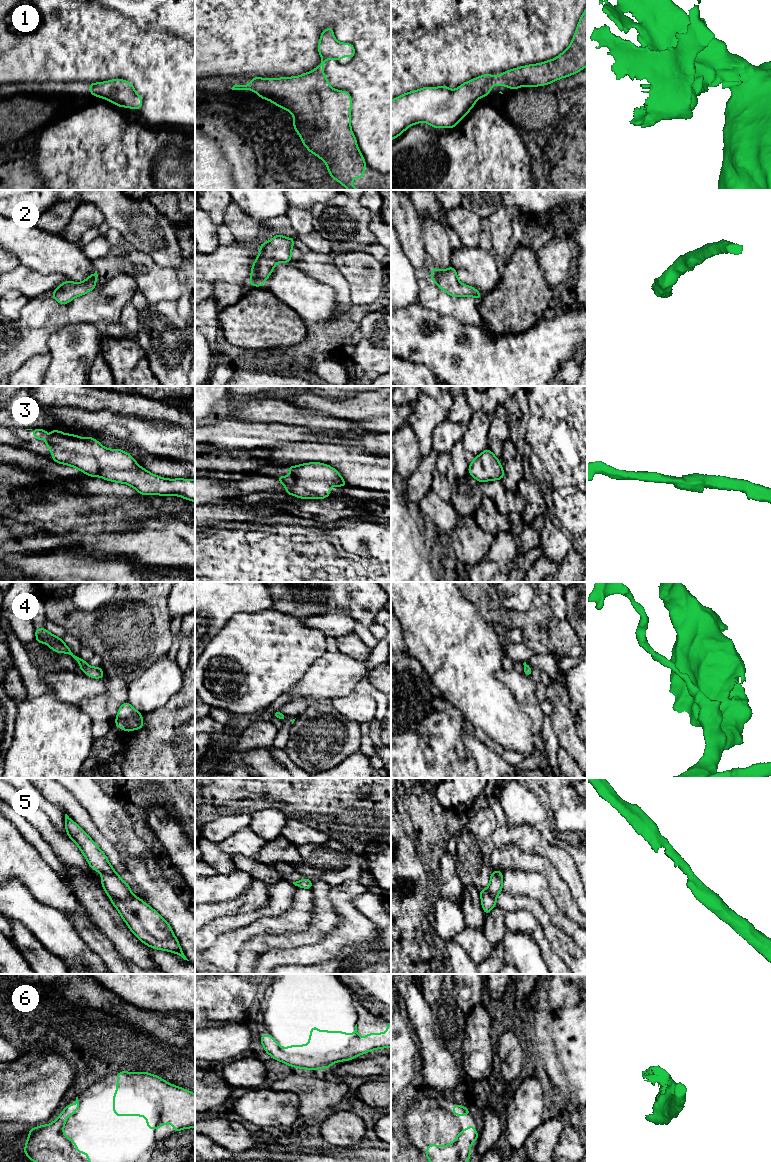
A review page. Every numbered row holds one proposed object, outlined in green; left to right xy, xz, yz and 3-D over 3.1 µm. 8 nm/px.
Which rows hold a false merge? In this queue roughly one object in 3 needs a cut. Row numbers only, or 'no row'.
4

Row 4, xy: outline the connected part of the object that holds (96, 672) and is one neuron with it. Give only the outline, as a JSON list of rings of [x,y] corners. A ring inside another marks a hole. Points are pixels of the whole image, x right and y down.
[[[87,665],[82,671],[87,676],[93,677],[95,679],[101,679],[105,675],[105,673],[101,669],[101,667],[91,667],[91,666]]]

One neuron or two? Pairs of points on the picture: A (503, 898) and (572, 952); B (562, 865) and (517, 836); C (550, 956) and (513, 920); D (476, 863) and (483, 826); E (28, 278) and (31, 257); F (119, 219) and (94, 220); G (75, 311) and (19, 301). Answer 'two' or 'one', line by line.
A: one
B: one
C: one
D: one
E: two
F: two
G: two

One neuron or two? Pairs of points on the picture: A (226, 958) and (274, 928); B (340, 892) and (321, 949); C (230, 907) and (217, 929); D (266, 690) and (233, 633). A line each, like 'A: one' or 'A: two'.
A: one
B: one
C: two
D: one

